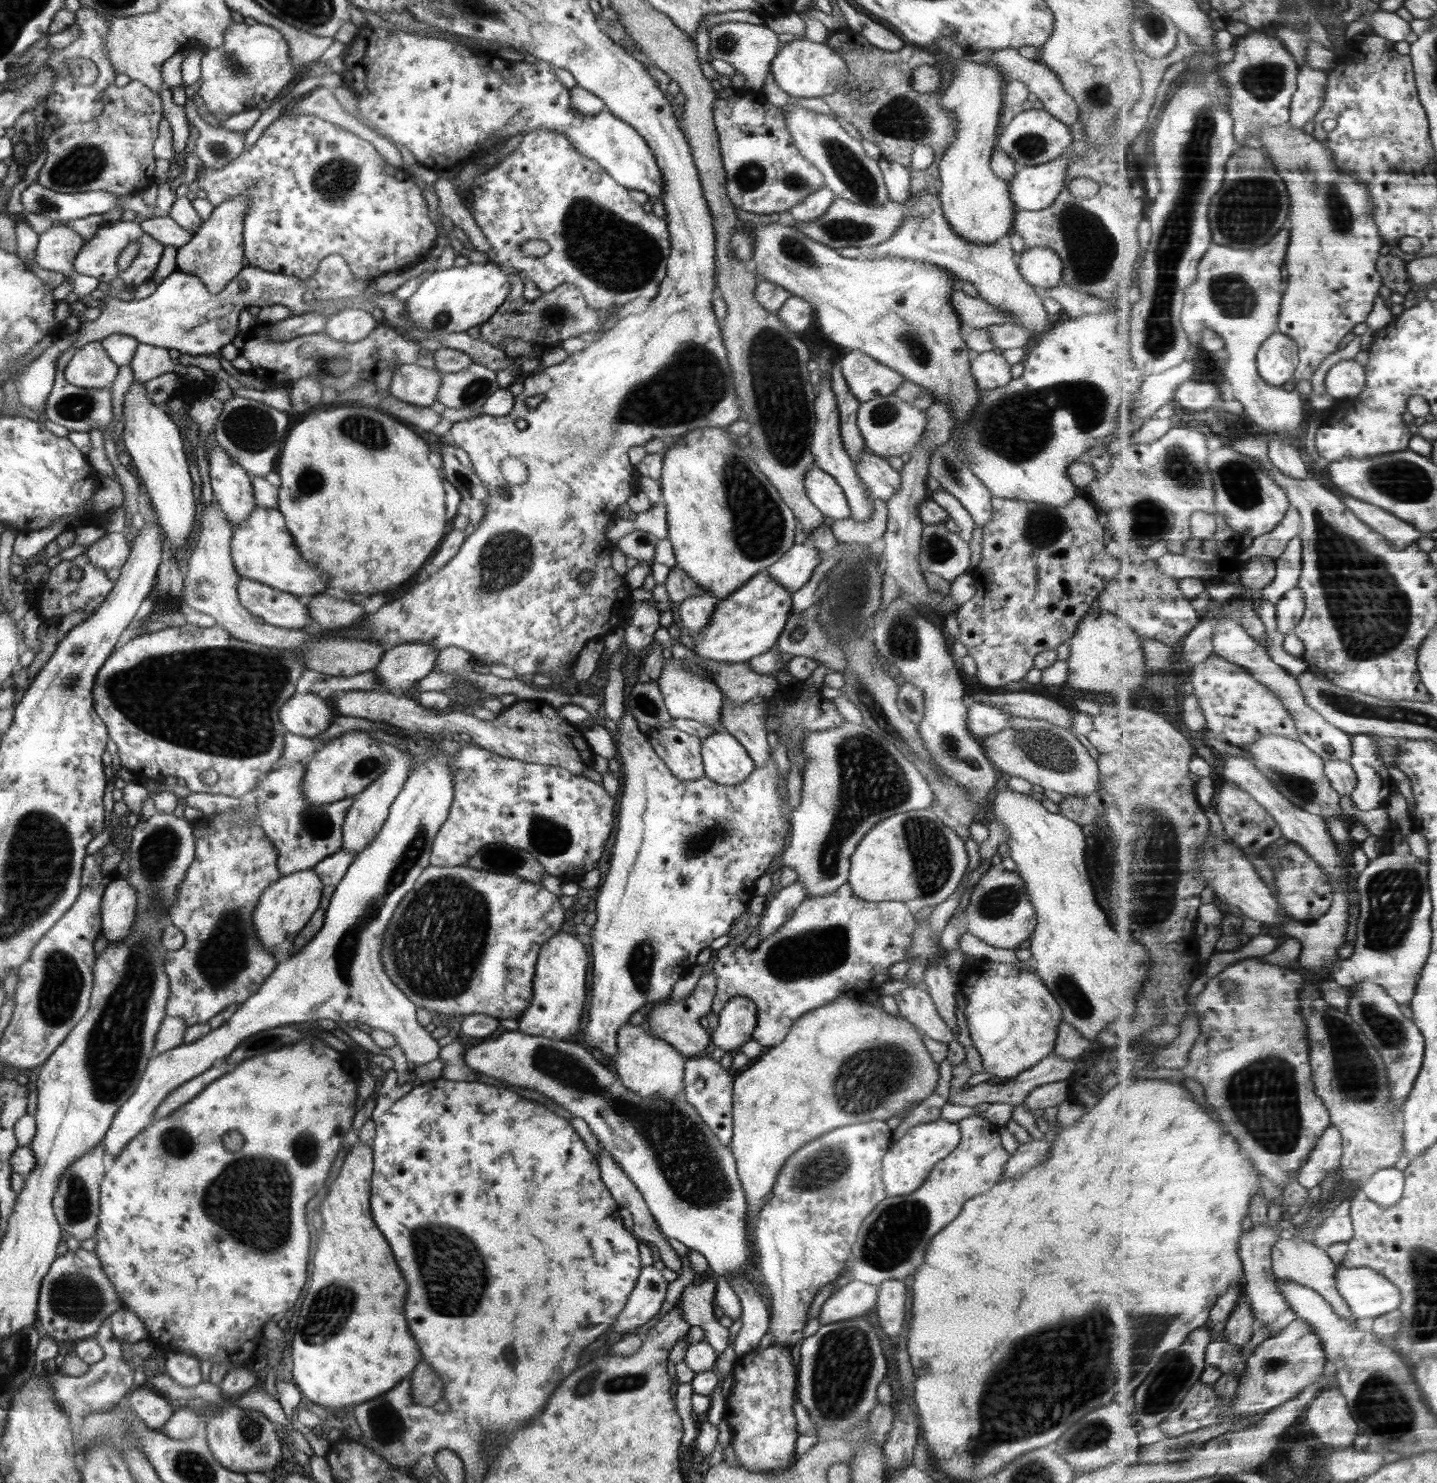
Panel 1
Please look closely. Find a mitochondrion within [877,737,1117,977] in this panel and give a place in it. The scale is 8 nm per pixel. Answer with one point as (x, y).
(929, 849)

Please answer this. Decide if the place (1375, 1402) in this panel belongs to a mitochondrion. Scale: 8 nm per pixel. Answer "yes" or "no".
yes

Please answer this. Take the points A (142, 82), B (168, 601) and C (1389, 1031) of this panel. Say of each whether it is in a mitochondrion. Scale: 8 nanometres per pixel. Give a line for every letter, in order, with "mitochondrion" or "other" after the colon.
A: other
B: other
C: mitochondrion

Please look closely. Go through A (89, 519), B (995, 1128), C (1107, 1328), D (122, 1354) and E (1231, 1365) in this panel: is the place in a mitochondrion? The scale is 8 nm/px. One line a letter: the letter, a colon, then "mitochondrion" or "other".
A: other
B: other
C: mitochondrion
D: other
E: other

